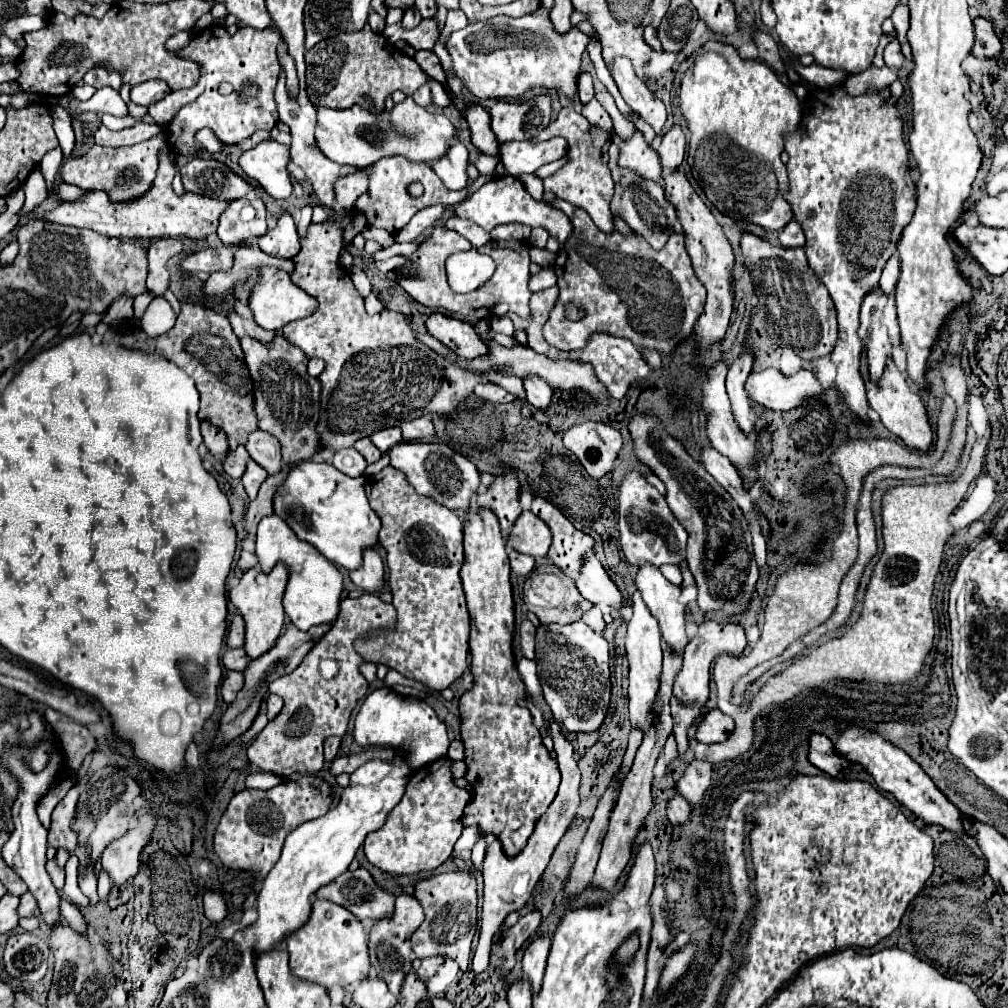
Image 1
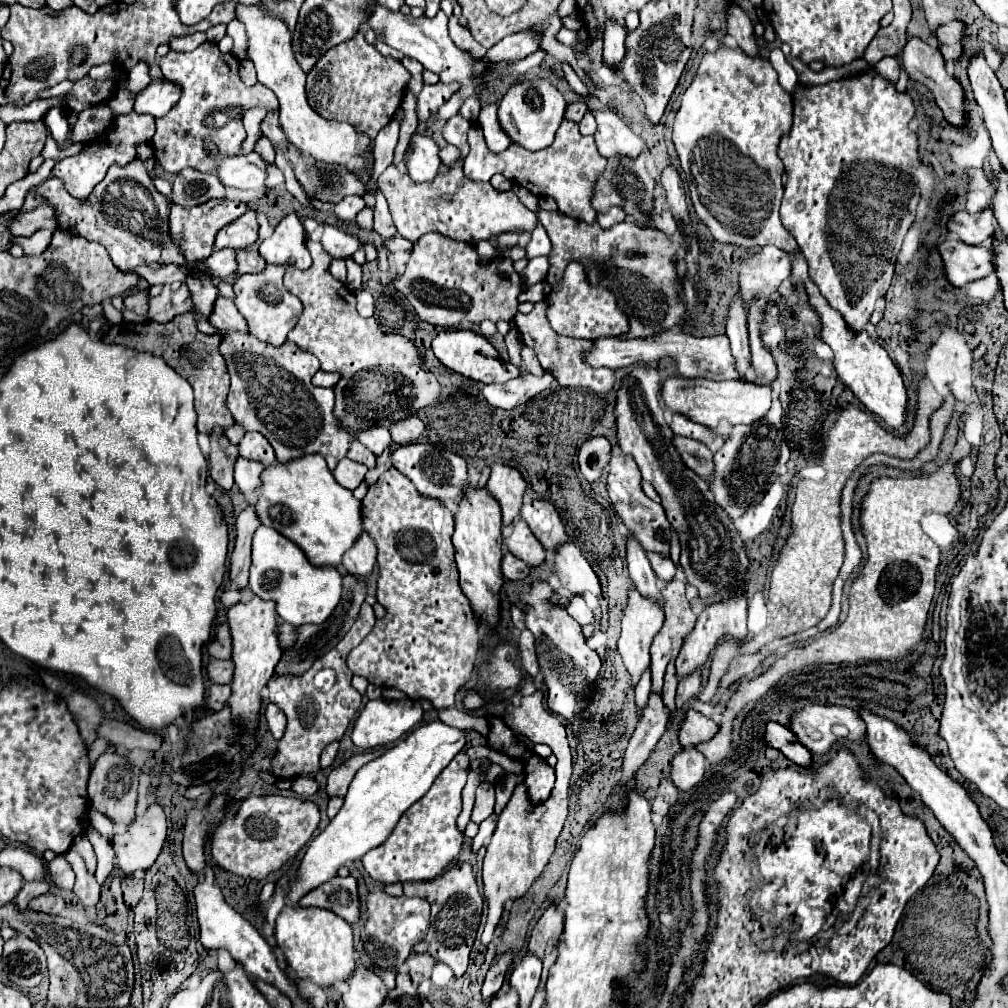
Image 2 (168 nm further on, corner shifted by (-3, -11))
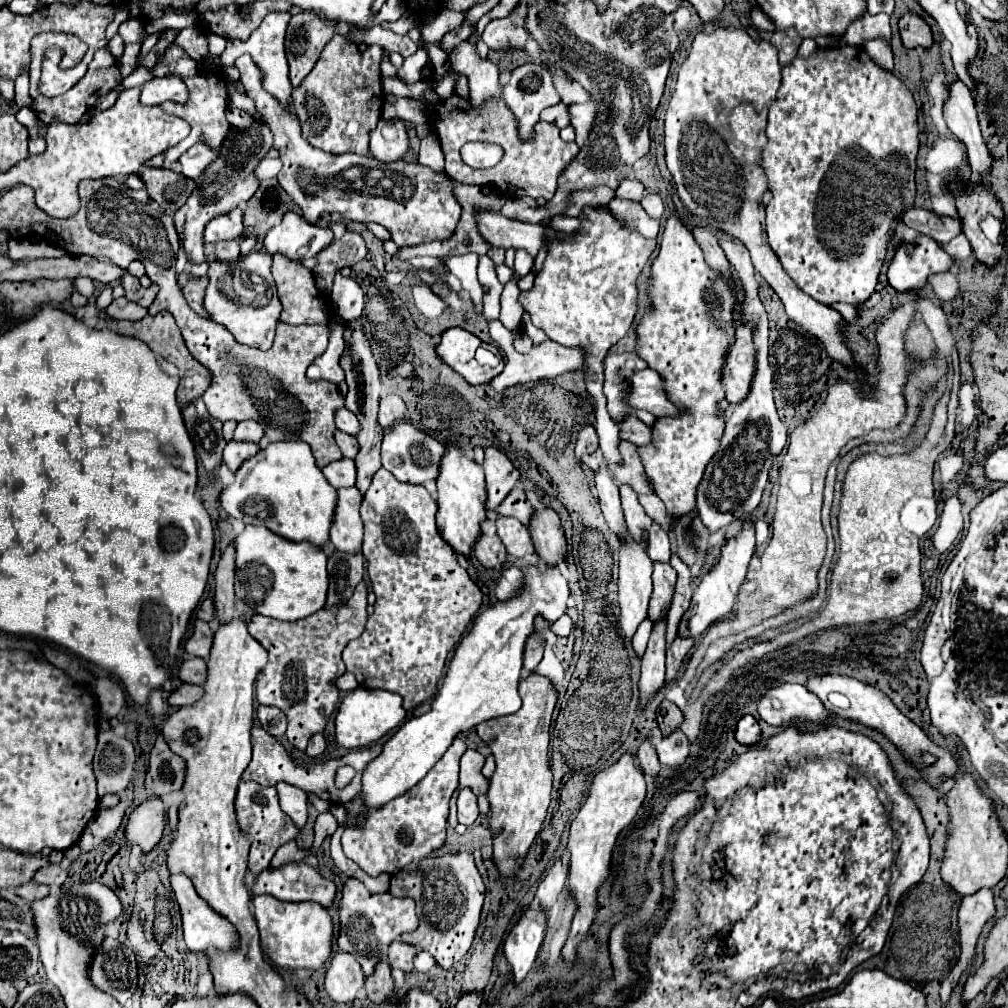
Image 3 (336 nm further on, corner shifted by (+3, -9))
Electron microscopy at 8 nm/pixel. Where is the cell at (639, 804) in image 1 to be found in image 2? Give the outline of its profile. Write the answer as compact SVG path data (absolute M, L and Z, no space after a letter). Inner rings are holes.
M676 578L670 584L664 584L662 596L666 600L664 604L666 618L664 618L664 626L654 636L650 646L652 688L656 690L662 690L666 664L678 656L684 636L690 632L690 628L696 622L696 614L690 610L690 602L686 600L686 594L684 594L684 582Z

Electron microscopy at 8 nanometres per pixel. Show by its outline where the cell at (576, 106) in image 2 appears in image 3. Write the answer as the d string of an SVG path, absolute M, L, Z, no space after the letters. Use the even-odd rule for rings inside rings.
M560 102L560 104L556 104L556 106L548 108L548 110L544 110L544 112L540 114L540 120L544 120L544 122L552 122L552 124L556 124L558 128L566 128L566 126L570 124L568 104Z

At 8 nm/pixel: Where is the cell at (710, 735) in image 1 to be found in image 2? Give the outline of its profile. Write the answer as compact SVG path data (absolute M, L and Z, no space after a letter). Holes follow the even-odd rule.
M688 708L686 716L680 724L680 730L678 730L678 740L682 746L694 746L694 744L710 740L716 732L718 732L716 722L712 722L704 714Z

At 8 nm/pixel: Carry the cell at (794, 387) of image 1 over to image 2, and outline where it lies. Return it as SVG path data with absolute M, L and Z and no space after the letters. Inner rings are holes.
M672 376L664 380L660 392L662 392L662 400L666 402L666 408L698 424L706 424L708 428L716 428L722 420L726 420L732 426L752 424L770 410L770 402L772 402L772 390L768 386L756 386L752 382L734 382L734 380L714 382L704 378Z

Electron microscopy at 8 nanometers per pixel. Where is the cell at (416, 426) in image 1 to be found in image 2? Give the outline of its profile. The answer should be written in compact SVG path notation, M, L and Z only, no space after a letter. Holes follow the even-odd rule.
M408 416L390 426L390 434L396 444L416 442L416 440L420 440L422 432L424 432L424 422L418 416Z

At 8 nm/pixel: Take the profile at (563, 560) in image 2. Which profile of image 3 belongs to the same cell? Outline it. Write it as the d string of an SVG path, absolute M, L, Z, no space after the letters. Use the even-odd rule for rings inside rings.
M550 508L538 510L532 518L530 534L532 534L536 554L548 566L558 566L558 564L566 562L568 542L566 542L560 518L554 510L550 510Z

